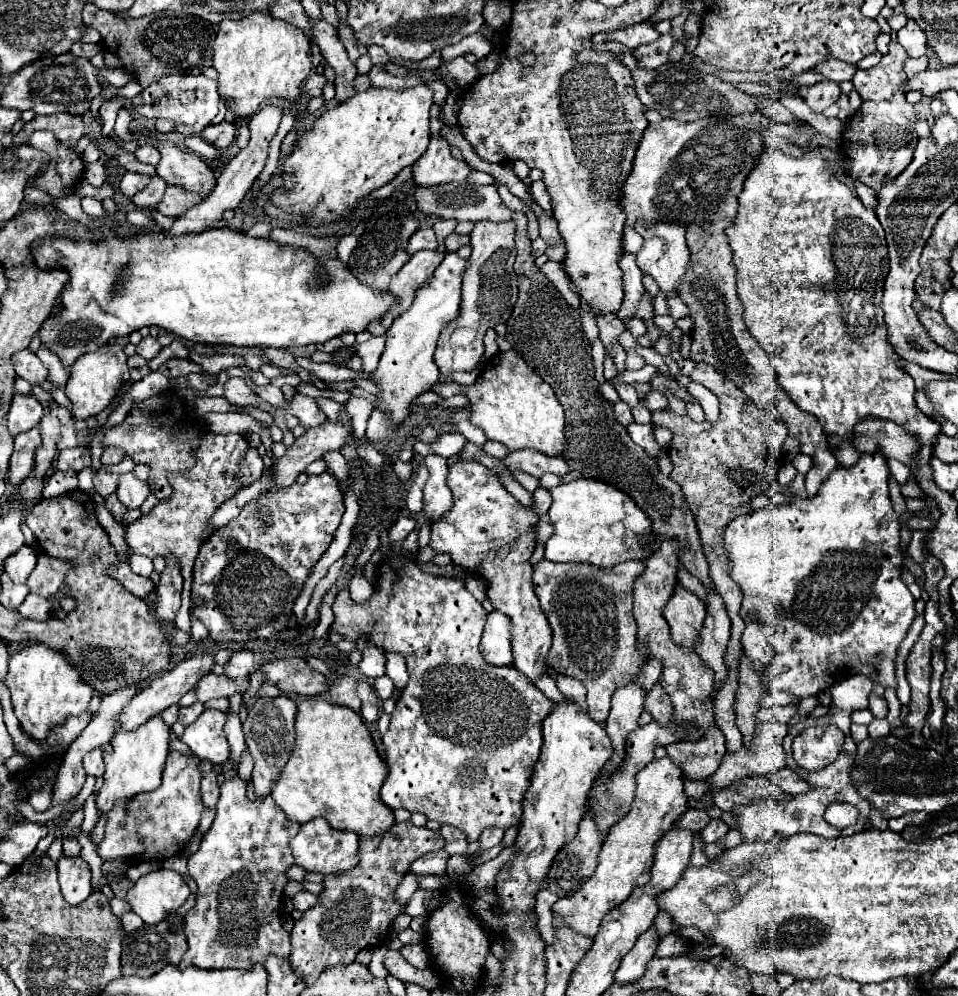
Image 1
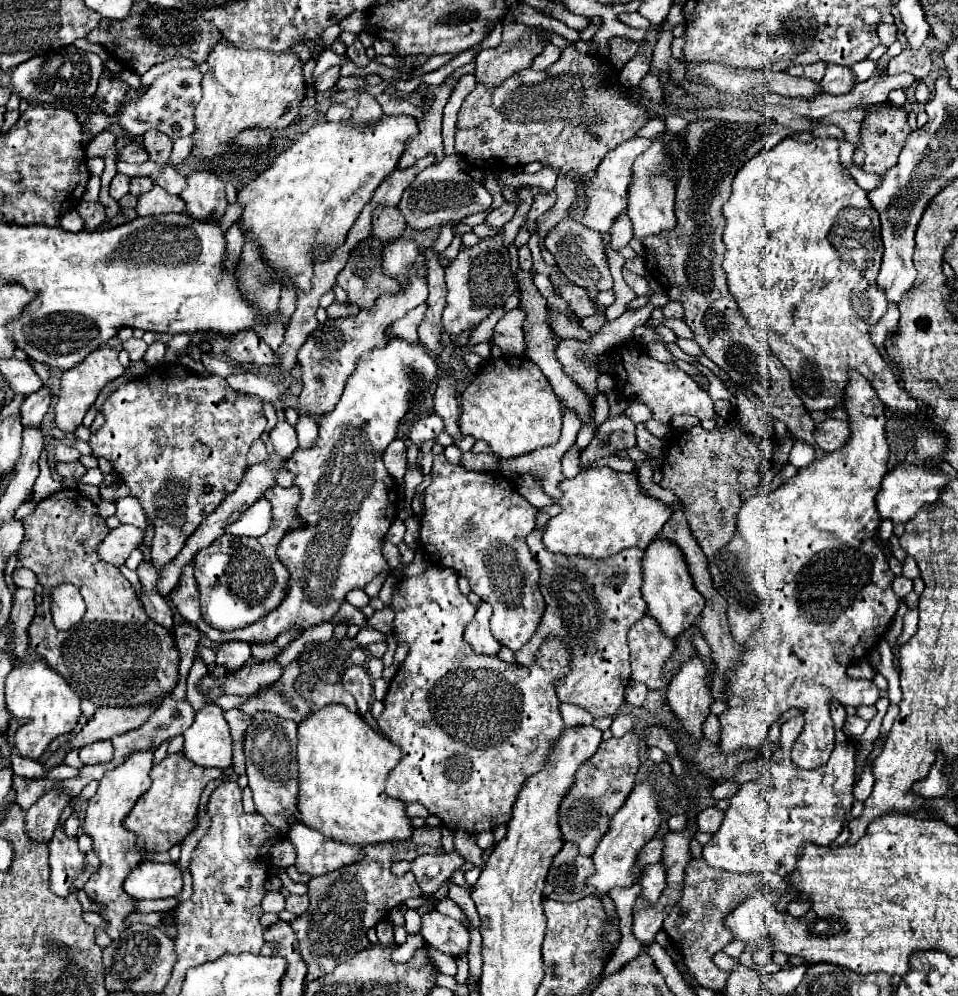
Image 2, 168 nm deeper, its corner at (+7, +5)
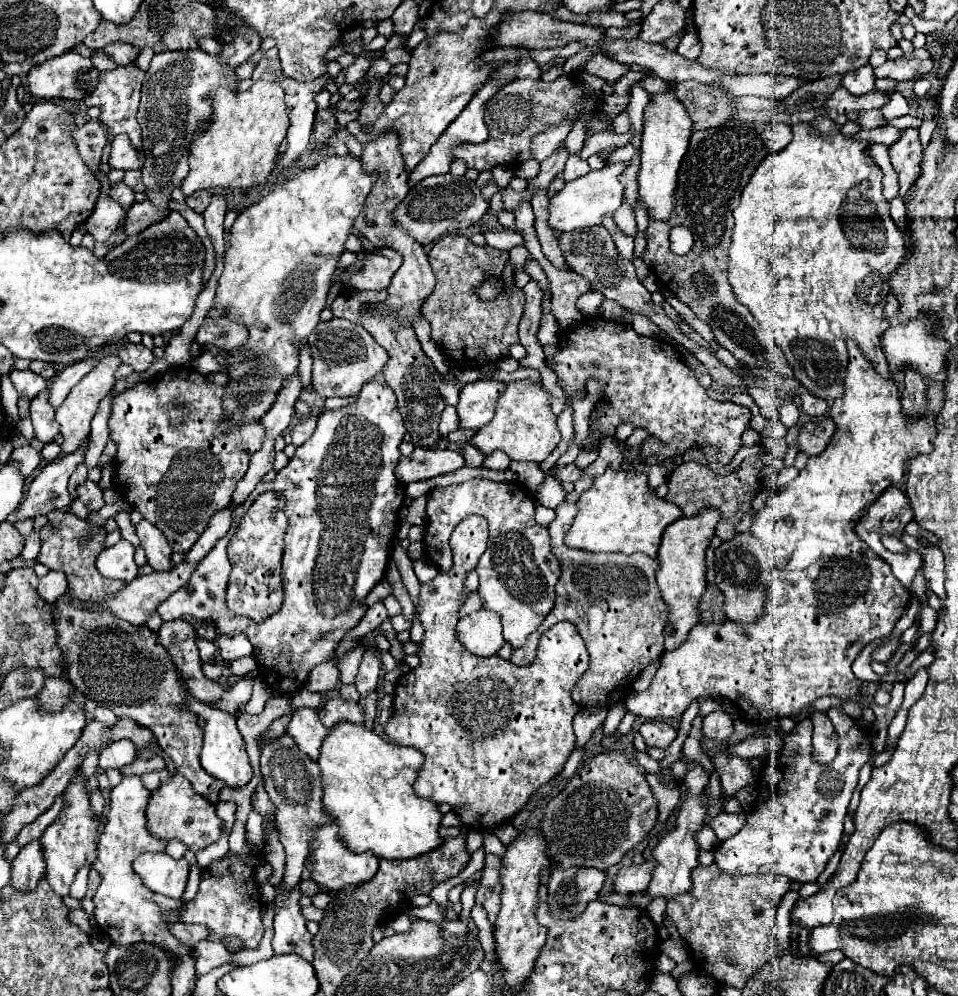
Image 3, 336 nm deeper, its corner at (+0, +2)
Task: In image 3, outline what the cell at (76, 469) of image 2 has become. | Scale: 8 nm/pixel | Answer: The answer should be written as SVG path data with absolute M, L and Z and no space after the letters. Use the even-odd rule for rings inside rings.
M86 480L80 488L78 488L78 498L80 502L86 504L88 512L98 512L102 506L104 506L104 500L102 500L102 490L98 488L98 484Z

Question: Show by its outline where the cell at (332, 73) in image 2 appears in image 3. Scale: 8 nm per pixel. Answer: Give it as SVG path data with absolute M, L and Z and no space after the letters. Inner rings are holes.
M372 52L372 58L366 58L366 56L358 56L356 62L352 66L348 66L346 70L340 72L340 76L334 80L336 86L342 86L342 84L356 84L364 78L364 74L368 72L368 68L372 66L372 60L374 60L374 52Z

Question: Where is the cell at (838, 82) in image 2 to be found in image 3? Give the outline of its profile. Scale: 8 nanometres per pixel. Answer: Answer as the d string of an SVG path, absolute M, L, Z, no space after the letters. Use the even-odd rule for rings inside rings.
M868 64L868 66L862 66L862 68L854 70L854 72L848 72L842 78L842 86L846 90L850 90L852 94L856 94L856 96L864 96L870 90L874 90L874 80L876 80L876 76L872 72L872 66Z

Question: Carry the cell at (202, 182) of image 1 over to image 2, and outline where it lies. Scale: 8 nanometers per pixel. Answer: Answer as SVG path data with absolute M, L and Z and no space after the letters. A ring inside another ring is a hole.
M189 171L185 175L187 187L181 191L181 199L187 203L187 213L193 219L205 221L211 215L221 217L227 209L225 183L211 171Z

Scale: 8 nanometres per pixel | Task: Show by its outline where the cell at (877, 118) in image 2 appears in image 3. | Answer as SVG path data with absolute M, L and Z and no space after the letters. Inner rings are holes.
M908 128L902 134L902 138L890 146L890 162L898 172L898 182L900 182L900 198L906 194L910 184L914 184L914 180L918 178L922 152L924 148L918 140L916 128Z

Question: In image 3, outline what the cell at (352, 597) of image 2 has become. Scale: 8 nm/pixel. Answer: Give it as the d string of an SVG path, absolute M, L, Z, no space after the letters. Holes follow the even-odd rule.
M300 708L290 724L288 724L288 734L294 738L294 742L298 744L298 748L308 754L314 762L318 760L320 756L320 746L322 742L326 740L328 732L326 728L322 726L318 714L310 708Z

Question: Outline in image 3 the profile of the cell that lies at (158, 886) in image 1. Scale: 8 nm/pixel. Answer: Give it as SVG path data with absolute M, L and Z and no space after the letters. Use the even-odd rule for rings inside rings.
M140 854L134 860L134 872L152 892L180 898L188 880L188 862L184 858L174 860L168 854Z

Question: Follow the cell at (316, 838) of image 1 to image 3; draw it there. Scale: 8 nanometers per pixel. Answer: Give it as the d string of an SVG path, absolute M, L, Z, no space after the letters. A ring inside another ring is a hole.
M326 824L322 828L316 830L316 838L312 840L312 852L316 858L314 864L314 872L312 872L312 880L320 886L326 886L332 892L338 892L346 886L358 886L368 882L370 878L374 878L374 874L378 872L378 858L372 856L372 852L352 852L338 836L338 826L336 824Z

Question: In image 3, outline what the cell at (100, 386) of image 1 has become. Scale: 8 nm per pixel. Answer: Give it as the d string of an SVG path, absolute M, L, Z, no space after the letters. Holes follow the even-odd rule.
M106 356L98 362L98 366L88 372L72 390L70 394L66 396L66 400L62 402L62 406L56 410L56 420L60 424L60 436L62 436L62 452L74 452L78 448L78 444L82 444L86 440L86 436L90 434L90 422L96 414L96 408L98 408L98 402L112 390L114 386L114 372L118 370L120 366L120 360L118 356Z

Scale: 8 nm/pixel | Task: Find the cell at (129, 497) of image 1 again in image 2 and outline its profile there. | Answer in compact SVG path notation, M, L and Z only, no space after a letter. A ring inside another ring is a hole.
M133 495L121 497L121 499L115 501L115 505L117 505L115 515L119 517L121 523L131 523L131 525L135 525L139 529L145 529L145 525L147 525L145 523L145 511L143 511L137 497L133 497Z

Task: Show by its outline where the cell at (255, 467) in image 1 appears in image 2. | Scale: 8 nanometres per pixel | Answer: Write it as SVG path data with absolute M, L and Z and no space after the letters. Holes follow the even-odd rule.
M167 363L111 393L103 403L103 417L105 423L99 431L91 433L89 447L95 457L111 461L117 477L129 485L131 495L143 501L145 515L155 525L151 563L157 573L163 573L163 569L179 555L189 535L193 535L221 501L239 487L247 469L247 451L267 425L261 411L261 399L235 393L227 381L217 375L199 377L179 363Z

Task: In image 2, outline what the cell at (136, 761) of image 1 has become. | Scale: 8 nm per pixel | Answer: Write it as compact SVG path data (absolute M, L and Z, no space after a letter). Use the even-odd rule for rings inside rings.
M149 747L149 749L139 749L139 751L129 753L121 765L117 765L111 771L105 771L105 775L99 779L97 793L89 799L89 807L87 807L87 815L83 823L83 831L93 839L93 851L101 859L99 871L91 875L91 881L85 883L83 891L89 897L93 897L93 901L105 903L103 917L109 921L107 935L111 939L117 939L119 933L125 929L125 923L123 923L125 915L135 911L135 901L127 897L127 893L123 891L123 881L127 873L131 873L131 869L139 861L143 861L145 851L139 849L139 845L135 845L135 835L129 829L125 829L121 821L131 811L135 801L149 789L151 765L153 765L153 749Z

